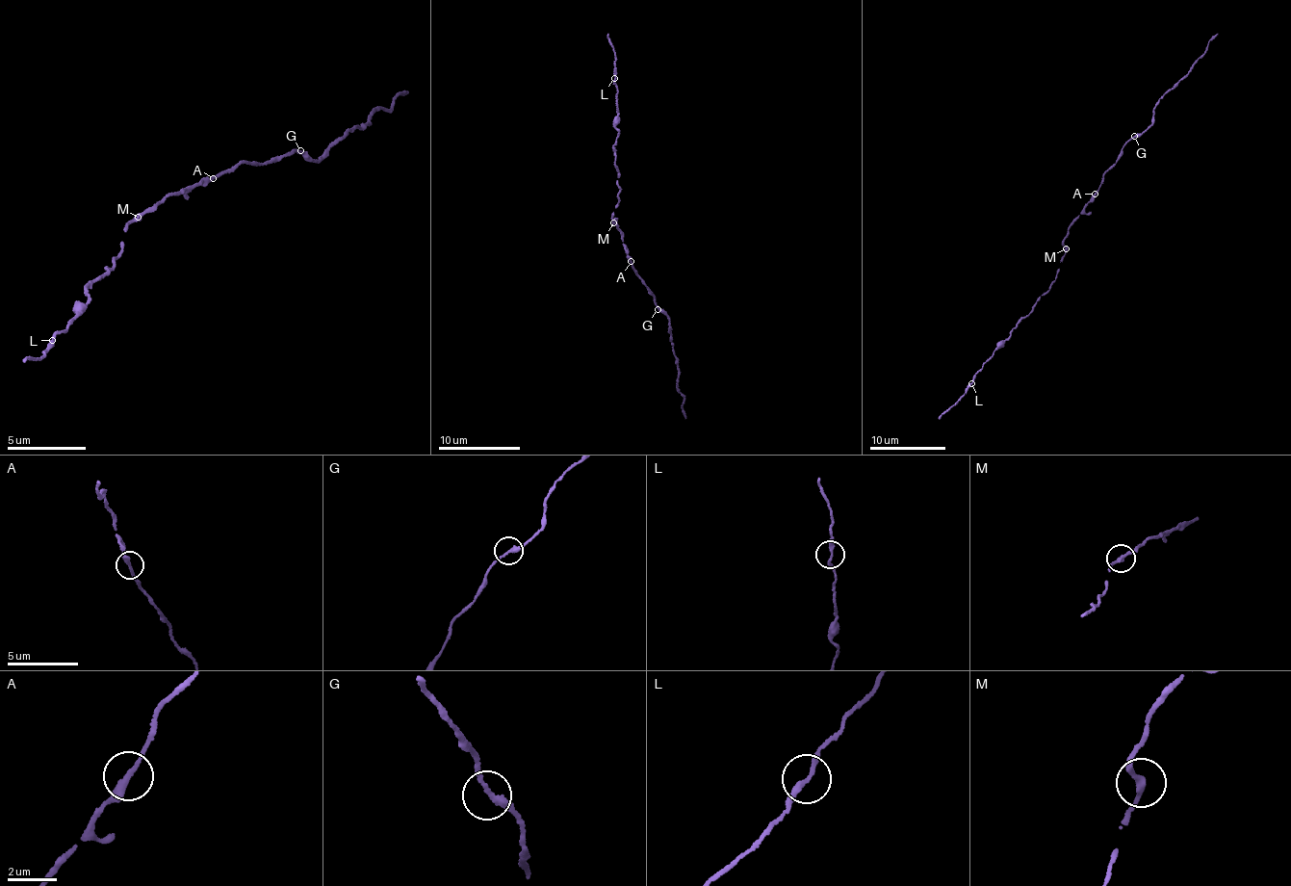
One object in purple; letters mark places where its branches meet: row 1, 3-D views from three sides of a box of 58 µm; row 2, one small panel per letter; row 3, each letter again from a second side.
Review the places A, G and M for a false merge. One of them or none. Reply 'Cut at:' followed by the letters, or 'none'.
Cut at: none

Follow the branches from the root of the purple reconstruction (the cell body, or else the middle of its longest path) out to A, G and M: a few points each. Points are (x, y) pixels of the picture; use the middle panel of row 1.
A: (620, 231), (631, 261)
G: (620, 231), (636, 273), (654, 295), (658, 309)
M: (620, 231), (617, 220), (614, 222)

